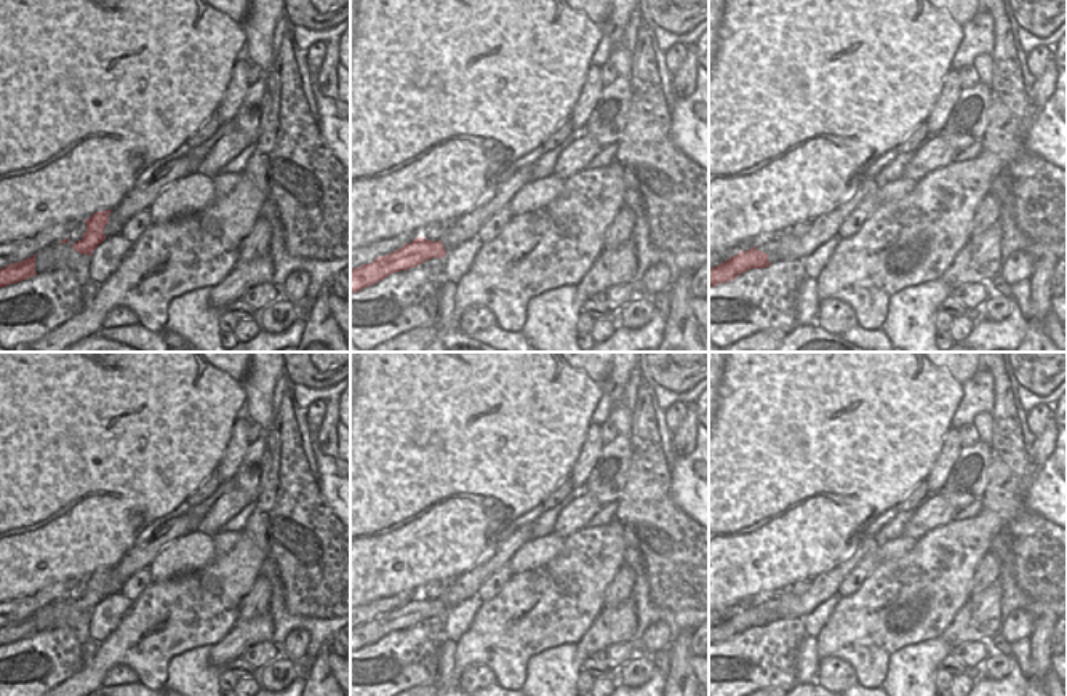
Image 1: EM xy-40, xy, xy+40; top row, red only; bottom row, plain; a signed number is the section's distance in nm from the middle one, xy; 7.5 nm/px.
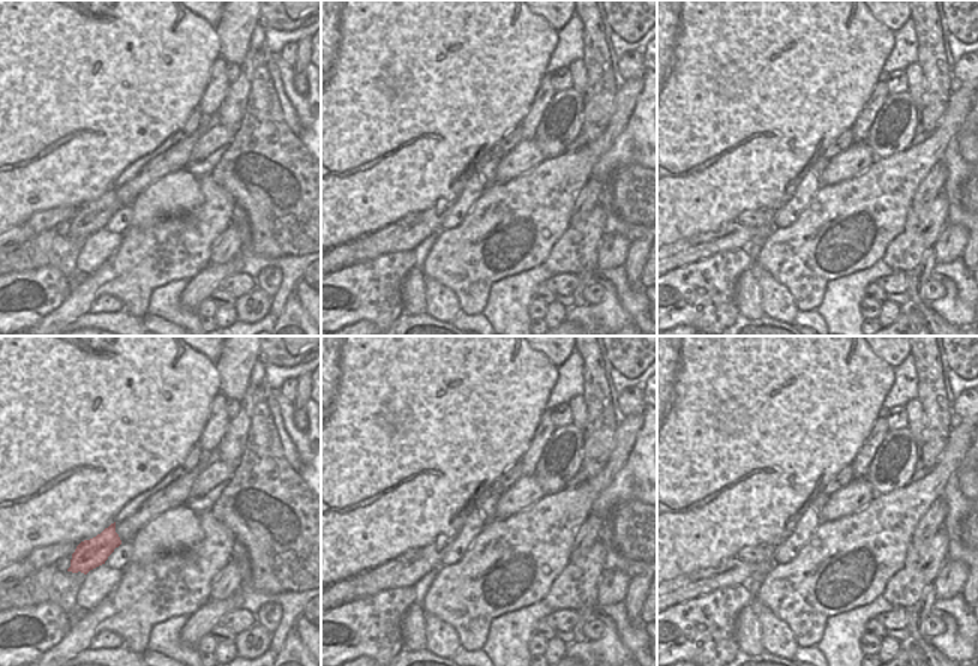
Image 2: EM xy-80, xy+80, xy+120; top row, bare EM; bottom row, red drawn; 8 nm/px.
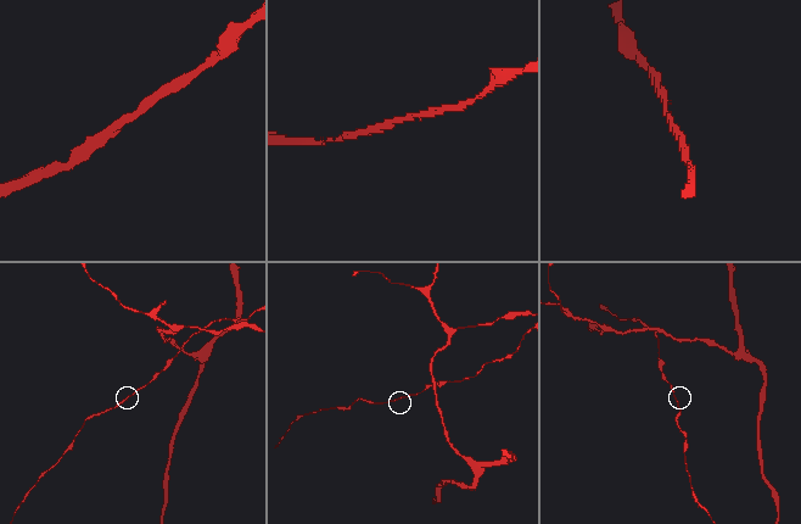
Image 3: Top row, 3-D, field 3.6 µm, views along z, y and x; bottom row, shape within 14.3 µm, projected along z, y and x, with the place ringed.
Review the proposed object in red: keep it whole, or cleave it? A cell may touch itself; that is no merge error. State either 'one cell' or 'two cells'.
one cell

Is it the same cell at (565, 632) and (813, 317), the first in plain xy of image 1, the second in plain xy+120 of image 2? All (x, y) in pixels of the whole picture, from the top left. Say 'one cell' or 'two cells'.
two cells

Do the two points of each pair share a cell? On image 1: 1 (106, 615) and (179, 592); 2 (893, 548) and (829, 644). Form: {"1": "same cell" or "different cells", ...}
{"1": "different cells", "2": "different cells"}

